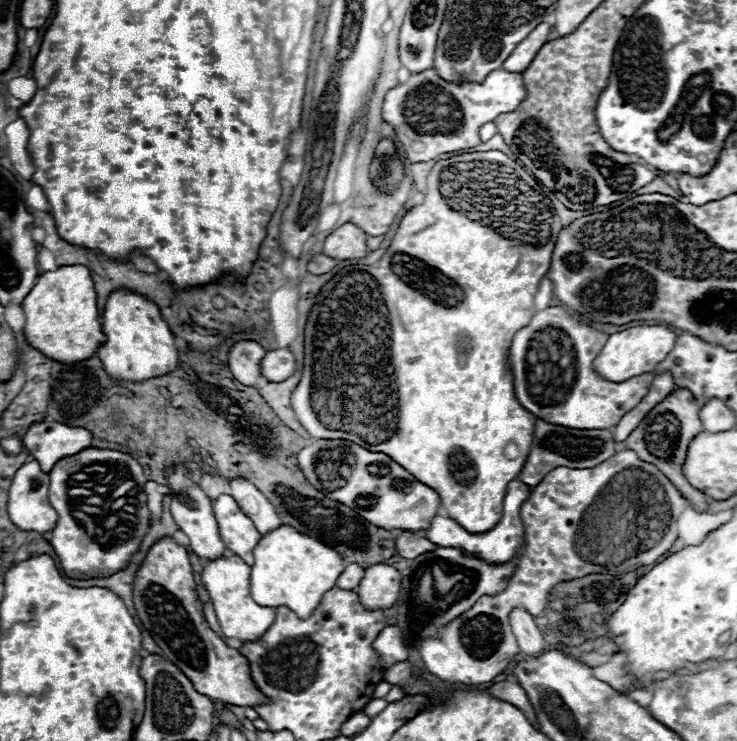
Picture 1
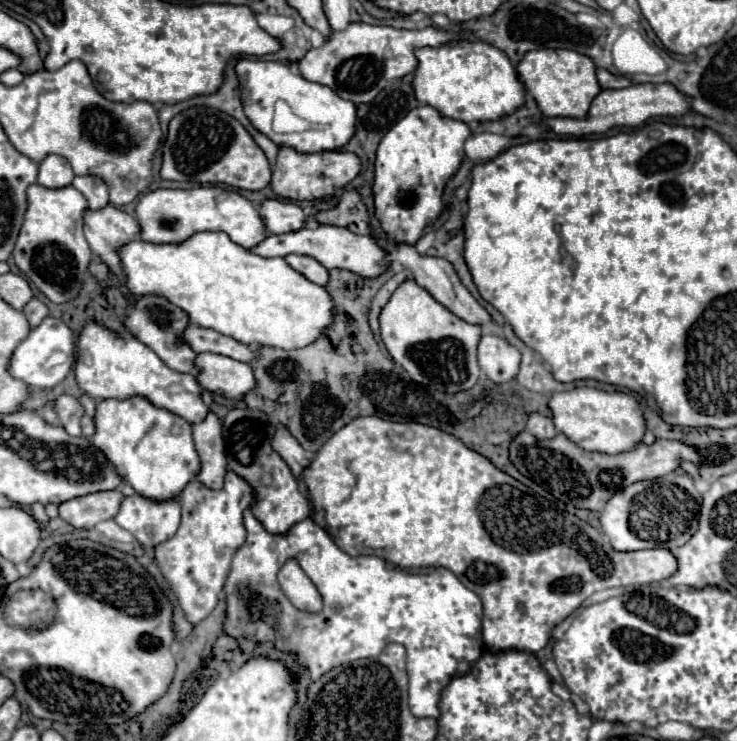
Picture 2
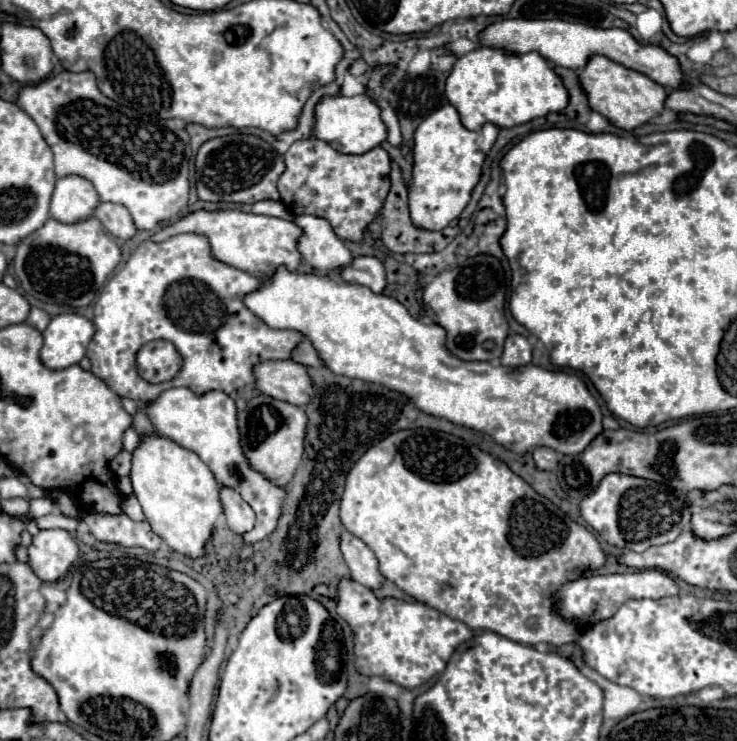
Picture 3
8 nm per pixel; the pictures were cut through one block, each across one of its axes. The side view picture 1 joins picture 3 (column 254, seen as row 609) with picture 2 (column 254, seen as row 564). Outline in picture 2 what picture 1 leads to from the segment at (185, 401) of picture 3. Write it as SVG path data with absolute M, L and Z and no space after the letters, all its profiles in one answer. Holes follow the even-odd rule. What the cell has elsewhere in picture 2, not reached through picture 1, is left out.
M244 510L244 526L246 526L246 542L236 552L232 560L232 570L228 574L224 592L228 600L226 608L226 632L234 638L242 640L242 650L252 652L256 642L272 642L280 650L288 650L298 656L298 662L304 664L310 672L312 680L318 680L322 674L330 672L336 666L348 664L360 658L378 656L386 644L400 642L406 648L406 668L410 680L410 710L418 718L438 718L438 698L442 686L450 682L452 676L466 674L470 670L470 662L476 662L484 650L482 638L482 602L480 598L468 590L450 570L438 568L432 574L410 574L402 570L388 568L386 562L378 556L350 556L340 550L332 538L308 516L302 522L296 522L284 534L270 534L264 526L254 518L252 510ZM294 558L304 574L316 584L318 592L324 598L324 608L318 614L296 610L288 598L280 592L276 584L276 574L286 560Z

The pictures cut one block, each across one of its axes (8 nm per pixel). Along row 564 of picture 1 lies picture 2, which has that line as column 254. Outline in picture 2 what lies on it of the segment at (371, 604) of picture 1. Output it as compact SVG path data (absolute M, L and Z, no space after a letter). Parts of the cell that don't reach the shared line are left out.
M198 354L196 366L200 368L198 382L206 390L230 400L244 398L258 382L250 364L222 354Z

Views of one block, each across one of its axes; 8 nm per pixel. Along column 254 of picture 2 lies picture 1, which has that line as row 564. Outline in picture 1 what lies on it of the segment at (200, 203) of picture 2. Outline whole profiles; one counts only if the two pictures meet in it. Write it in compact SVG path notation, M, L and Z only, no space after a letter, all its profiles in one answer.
M222 556L206 564L202 582L212 600L216 618L220 622L224 638L234 638L238 642L258 642L260 636L272 626L276 610L270 606L258 606L250 596L250 566L246 566L238 556Z

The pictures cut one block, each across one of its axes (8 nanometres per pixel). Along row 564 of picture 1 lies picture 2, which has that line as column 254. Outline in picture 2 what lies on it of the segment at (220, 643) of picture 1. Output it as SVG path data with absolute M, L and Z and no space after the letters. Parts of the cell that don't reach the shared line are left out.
M192 106L170 122L160 176L172 182L228 184L242 190L262 190L270 184L272 168L260 146L236 118L220 110Z

